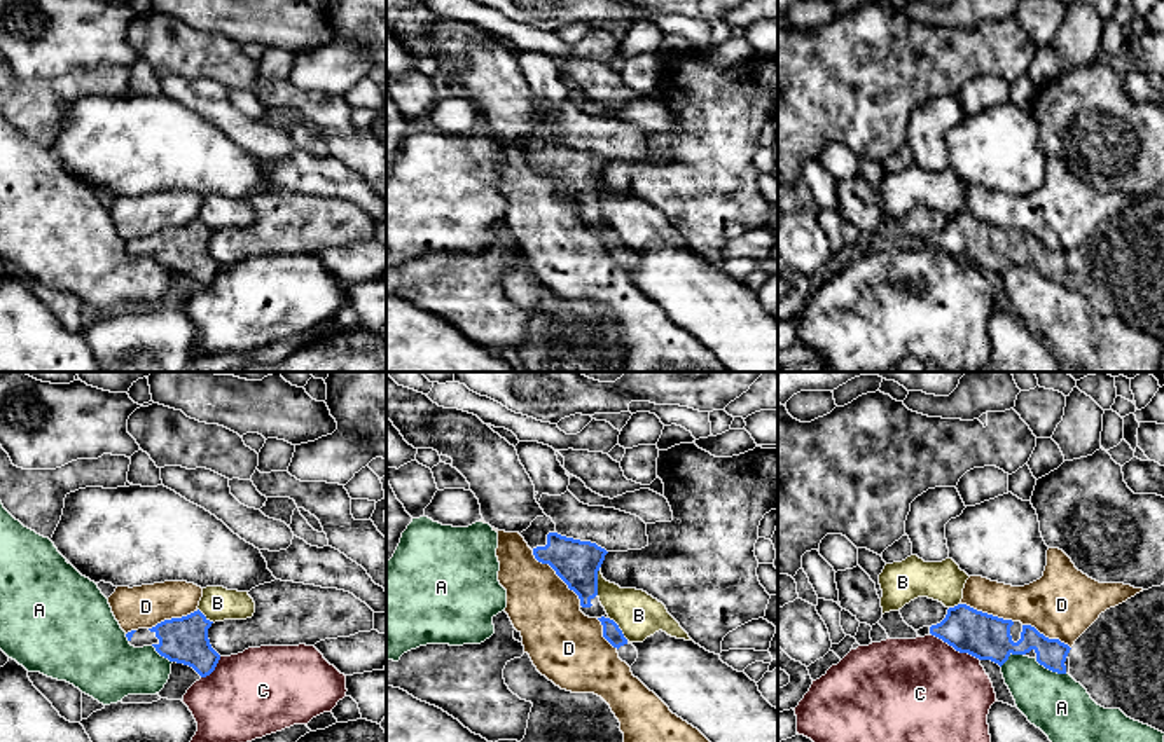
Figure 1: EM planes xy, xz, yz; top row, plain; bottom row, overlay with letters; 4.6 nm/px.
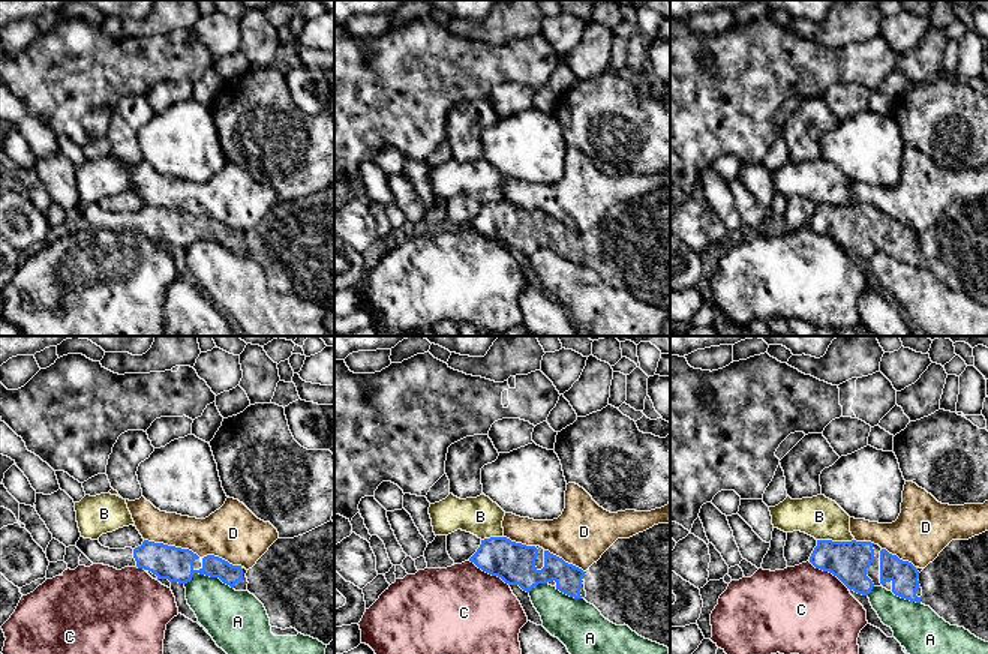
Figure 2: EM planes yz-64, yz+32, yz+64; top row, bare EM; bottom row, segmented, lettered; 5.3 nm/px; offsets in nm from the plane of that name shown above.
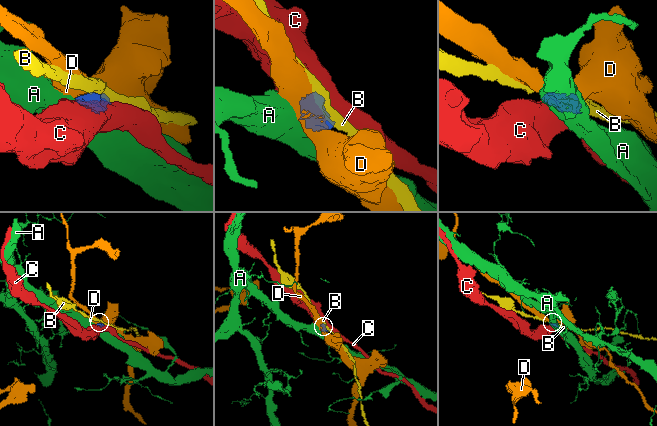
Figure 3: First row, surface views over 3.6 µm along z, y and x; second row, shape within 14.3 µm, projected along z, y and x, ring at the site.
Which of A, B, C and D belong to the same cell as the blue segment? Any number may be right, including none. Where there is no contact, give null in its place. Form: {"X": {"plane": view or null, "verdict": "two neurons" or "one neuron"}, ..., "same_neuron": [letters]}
{"A": {"plane": "yz", "verdict": "two neurons"}, "B": {"plane": "xz", "verdict": "two neurons"}, "C": {"plane": "yz", "verdict": "two neurons"}, "D": {"plane": "xz", "verdict": "two neurons"}, "same_neuron": []}

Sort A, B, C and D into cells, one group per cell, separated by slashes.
A / B / C / D

